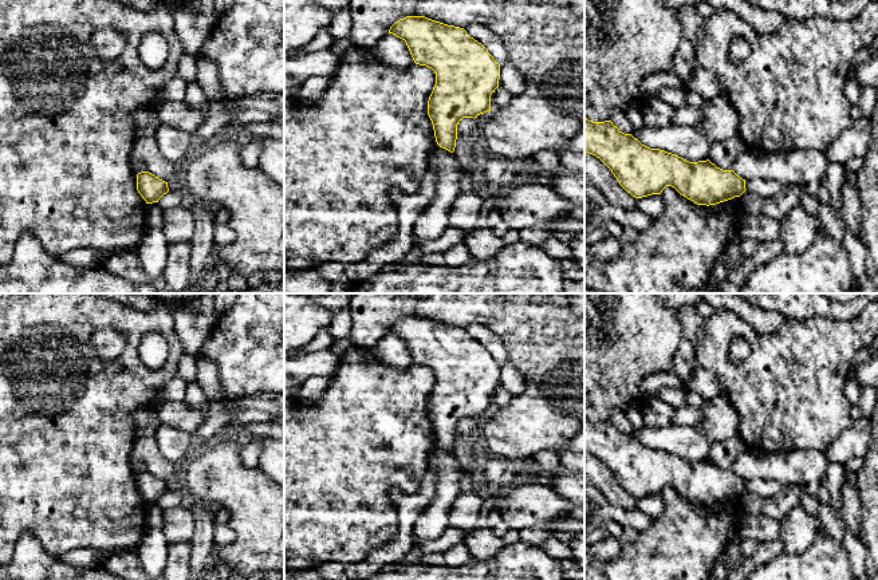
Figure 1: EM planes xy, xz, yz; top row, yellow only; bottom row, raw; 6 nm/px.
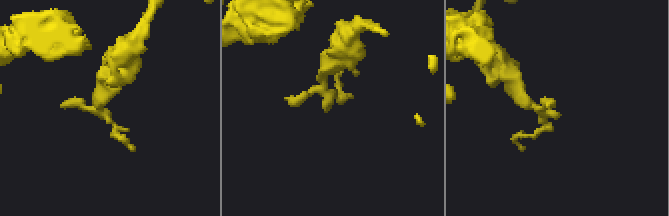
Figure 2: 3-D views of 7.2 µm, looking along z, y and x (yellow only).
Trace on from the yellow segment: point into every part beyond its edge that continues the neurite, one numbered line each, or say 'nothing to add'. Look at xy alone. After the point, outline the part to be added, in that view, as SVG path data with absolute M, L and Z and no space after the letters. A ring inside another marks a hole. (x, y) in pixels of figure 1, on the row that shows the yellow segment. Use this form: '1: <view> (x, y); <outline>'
nothing to add

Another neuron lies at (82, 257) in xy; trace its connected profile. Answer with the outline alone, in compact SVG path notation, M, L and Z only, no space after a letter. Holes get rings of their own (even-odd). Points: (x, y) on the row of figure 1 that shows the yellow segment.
M76 248L68 250L60 259L71 267L91 268L95 265L102 265L110 256L111 253L92 248Z

